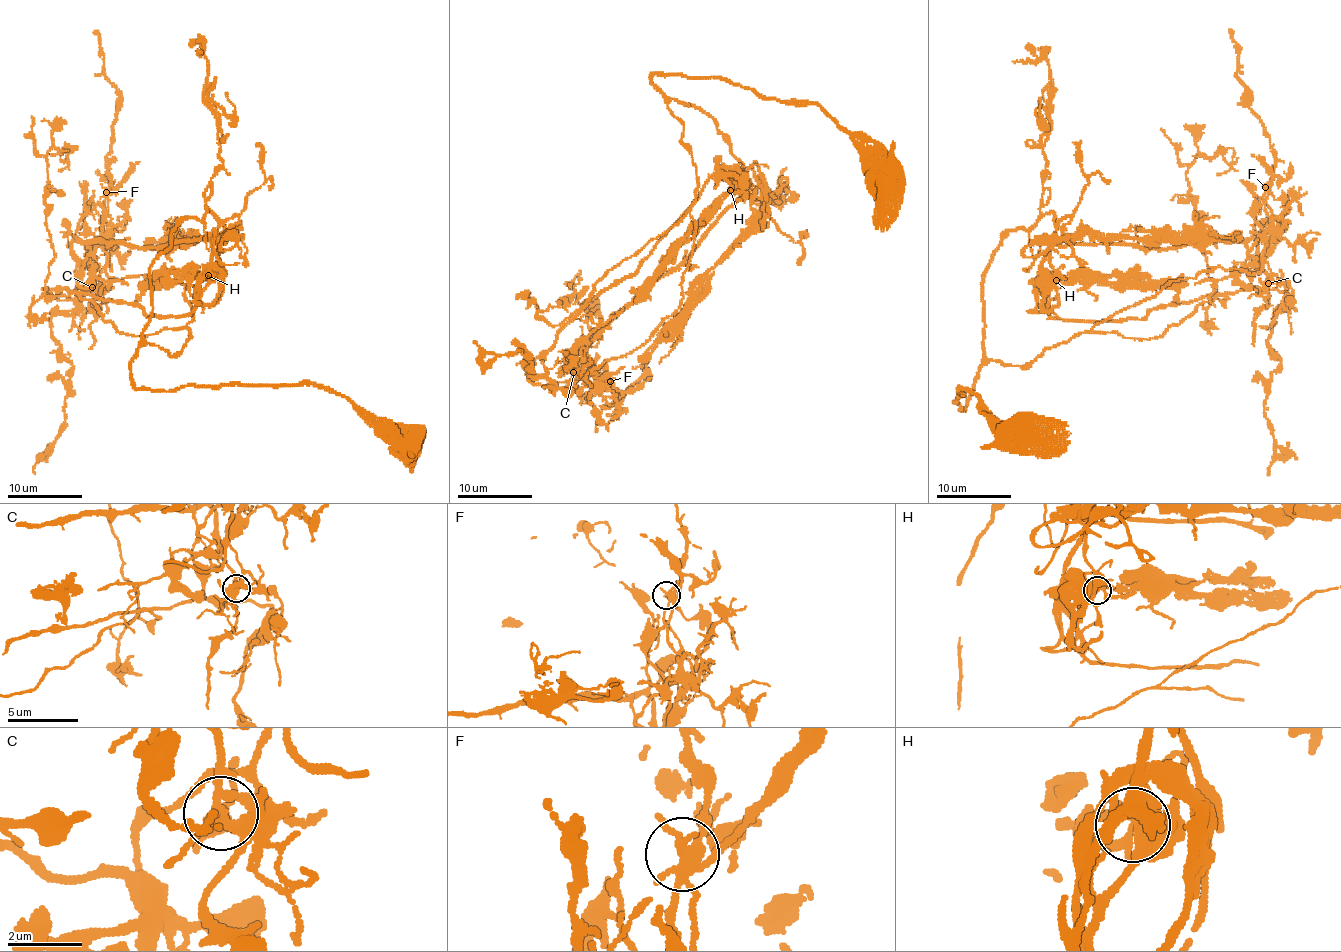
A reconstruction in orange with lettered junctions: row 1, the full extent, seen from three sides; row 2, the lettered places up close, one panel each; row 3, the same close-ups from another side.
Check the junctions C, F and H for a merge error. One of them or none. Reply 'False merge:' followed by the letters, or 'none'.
False merge: F

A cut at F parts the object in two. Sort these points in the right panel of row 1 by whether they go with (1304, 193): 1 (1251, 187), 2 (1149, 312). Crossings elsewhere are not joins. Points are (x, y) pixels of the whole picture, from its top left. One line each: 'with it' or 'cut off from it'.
1: with it
2: with it

